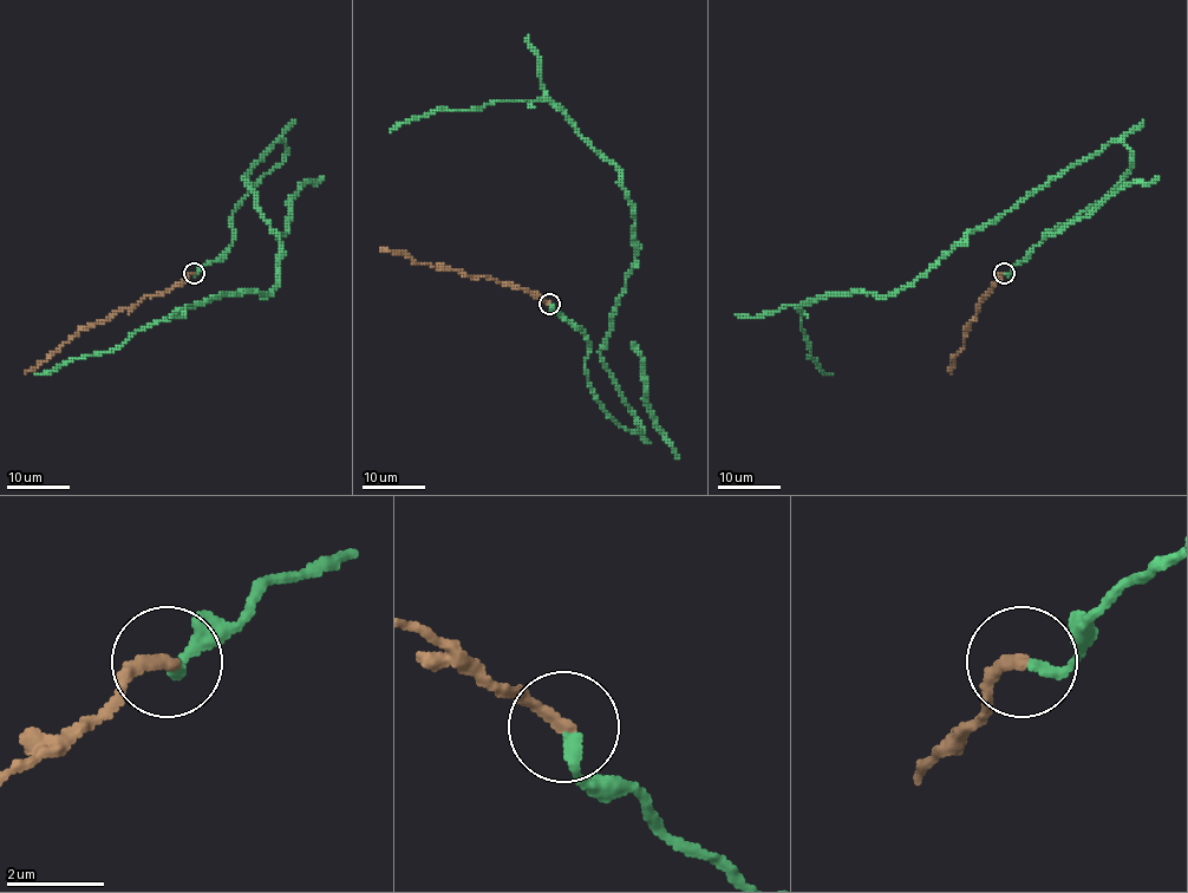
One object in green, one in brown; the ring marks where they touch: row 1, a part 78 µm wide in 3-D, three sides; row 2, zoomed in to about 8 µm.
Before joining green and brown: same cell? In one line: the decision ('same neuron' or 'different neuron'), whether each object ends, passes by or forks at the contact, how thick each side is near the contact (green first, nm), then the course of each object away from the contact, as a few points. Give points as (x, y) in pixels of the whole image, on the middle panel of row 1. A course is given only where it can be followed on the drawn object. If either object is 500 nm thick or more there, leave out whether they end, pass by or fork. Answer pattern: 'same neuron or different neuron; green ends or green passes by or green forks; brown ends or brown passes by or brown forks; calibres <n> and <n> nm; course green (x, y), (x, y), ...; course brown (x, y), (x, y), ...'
same neuron; green ends; brown ends; calibres 220 and 280 nm; course green (549, 305), (587, 338), (599, 405), (641, 430), (599, 351), (635, 251), (618, 169), (543, 98), (390, 131); course brown (549, 304), (520, 286), (424, 262), (416, 265), (403, 252), (382, 251)

